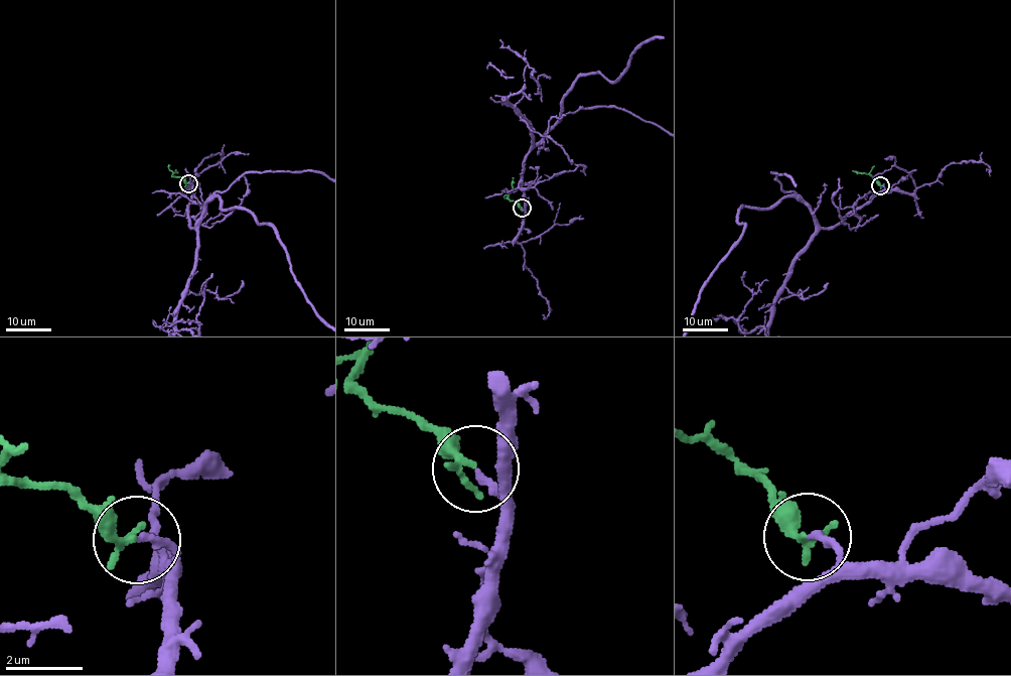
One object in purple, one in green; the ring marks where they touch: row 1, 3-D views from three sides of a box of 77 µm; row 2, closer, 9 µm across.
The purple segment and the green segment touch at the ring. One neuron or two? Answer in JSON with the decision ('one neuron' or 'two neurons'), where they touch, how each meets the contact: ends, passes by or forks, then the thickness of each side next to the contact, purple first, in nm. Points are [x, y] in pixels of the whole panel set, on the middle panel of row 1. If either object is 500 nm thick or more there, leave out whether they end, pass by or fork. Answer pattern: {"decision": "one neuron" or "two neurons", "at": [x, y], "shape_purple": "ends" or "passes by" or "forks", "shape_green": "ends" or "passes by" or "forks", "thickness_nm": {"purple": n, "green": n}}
{"decision": "one neuron", "at": [522, 208], "shape_purple": "ends", "shape_green": "passes by", "thickness_nm": {"purple": 190, "green": 190}}

